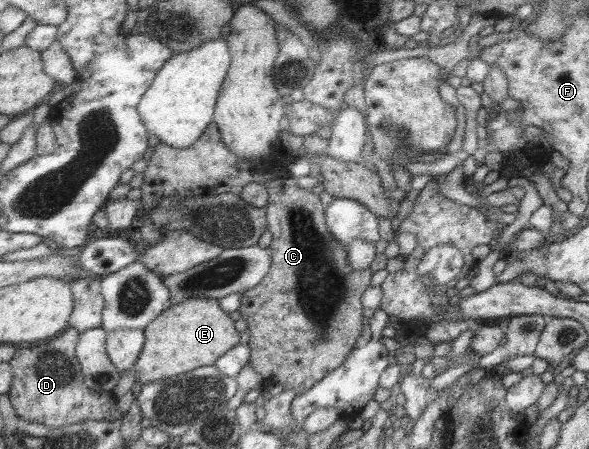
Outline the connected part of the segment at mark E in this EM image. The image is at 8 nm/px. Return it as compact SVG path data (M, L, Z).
M187 299L166 308L144 329L144 342L132 365L137 385L187 373L192 369L213 366L213 362L238 343L234 321L219 308L215 299Z

